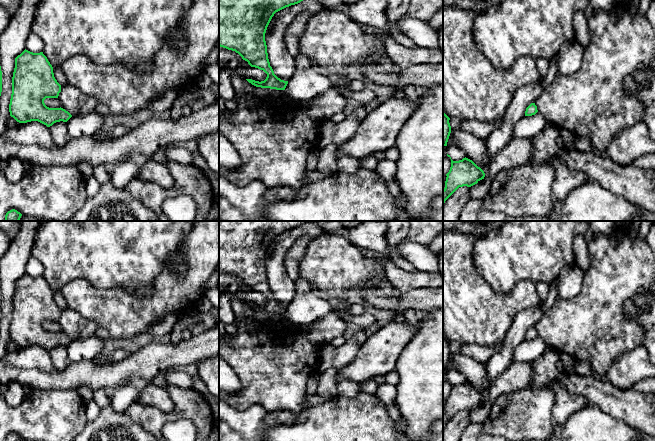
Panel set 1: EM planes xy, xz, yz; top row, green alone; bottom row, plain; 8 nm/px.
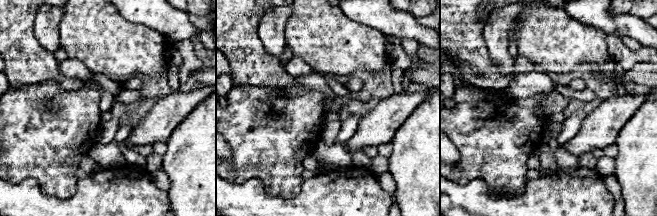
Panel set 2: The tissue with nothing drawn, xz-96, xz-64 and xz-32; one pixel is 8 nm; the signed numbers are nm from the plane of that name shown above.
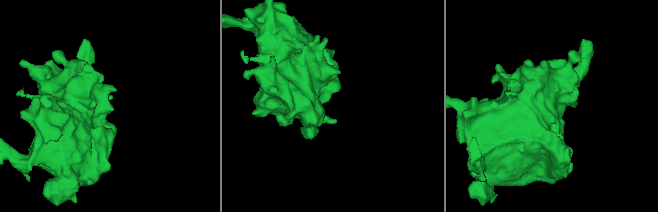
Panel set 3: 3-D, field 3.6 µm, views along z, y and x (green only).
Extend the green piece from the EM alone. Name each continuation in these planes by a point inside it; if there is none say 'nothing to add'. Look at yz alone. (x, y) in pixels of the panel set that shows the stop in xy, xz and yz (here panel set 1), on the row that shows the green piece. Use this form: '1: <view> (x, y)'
nothing to add

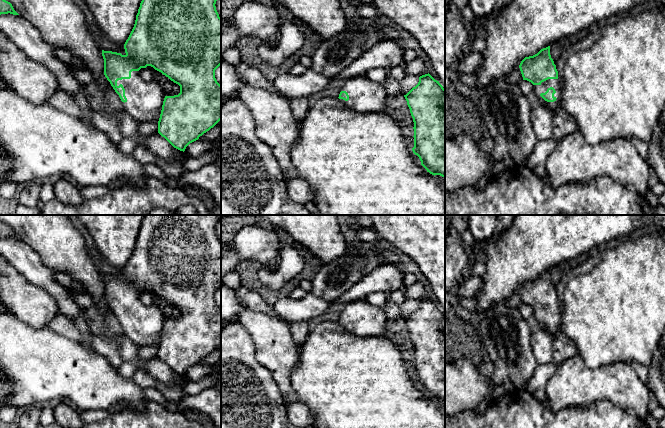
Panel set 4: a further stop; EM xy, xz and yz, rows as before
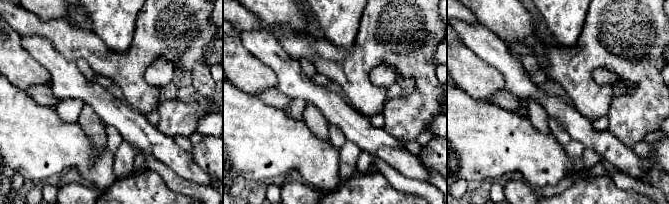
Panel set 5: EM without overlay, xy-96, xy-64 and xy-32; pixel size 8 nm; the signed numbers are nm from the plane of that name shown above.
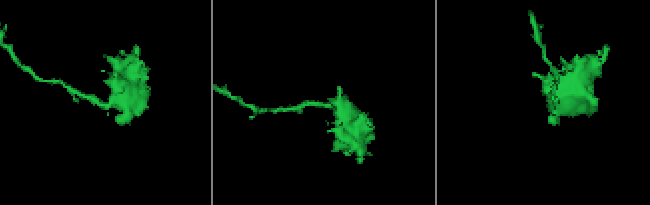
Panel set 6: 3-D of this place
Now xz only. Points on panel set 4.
1: xz (365, 96)

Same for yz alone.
1: yz (555, 83)

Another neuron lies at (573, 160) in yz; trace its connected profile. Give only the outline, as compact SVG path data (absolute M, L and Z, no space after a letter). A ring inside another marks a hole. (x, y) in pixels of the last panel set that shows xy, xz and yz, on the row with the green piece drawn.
M579 129L557 141L545 162L553 188L608 176L642 196L649 189L649 169L630 139L620 137L590 145Z

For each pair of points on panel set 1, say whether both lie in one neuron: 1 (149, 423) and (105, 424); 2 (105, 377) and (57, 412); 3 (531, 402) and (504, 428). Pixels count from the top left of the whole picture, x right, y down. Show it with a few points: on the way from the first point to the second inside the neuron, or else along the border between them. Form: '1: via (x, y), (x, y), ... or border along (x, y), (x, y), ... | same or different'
1: border along (124, 411), (146, 430) | different
2: border along (53, 388), (74, 388), (76, 390) | different
3: via (524, 409), (511, 421) | same

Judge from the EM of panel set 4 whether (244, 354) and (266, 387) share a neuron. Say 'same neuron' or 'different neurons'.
same neuron

